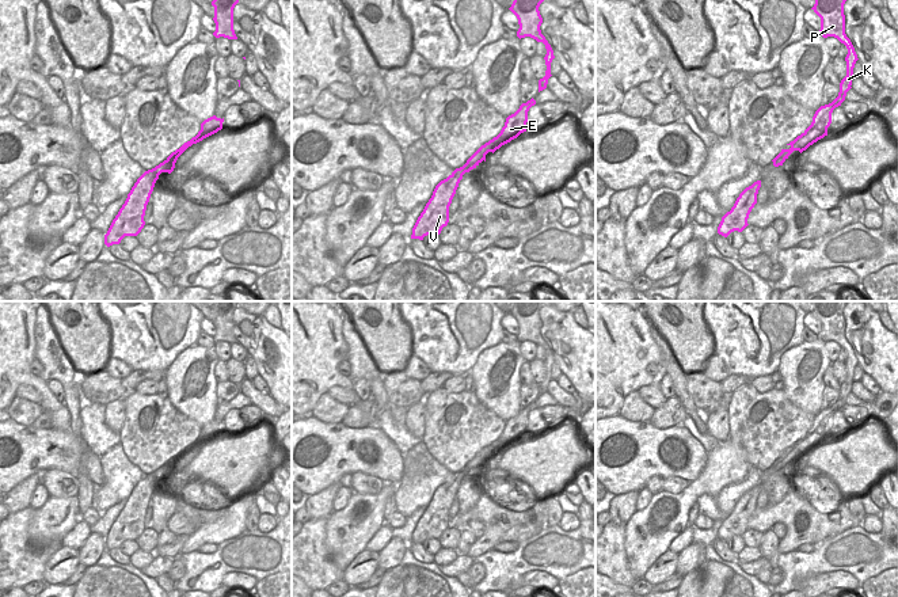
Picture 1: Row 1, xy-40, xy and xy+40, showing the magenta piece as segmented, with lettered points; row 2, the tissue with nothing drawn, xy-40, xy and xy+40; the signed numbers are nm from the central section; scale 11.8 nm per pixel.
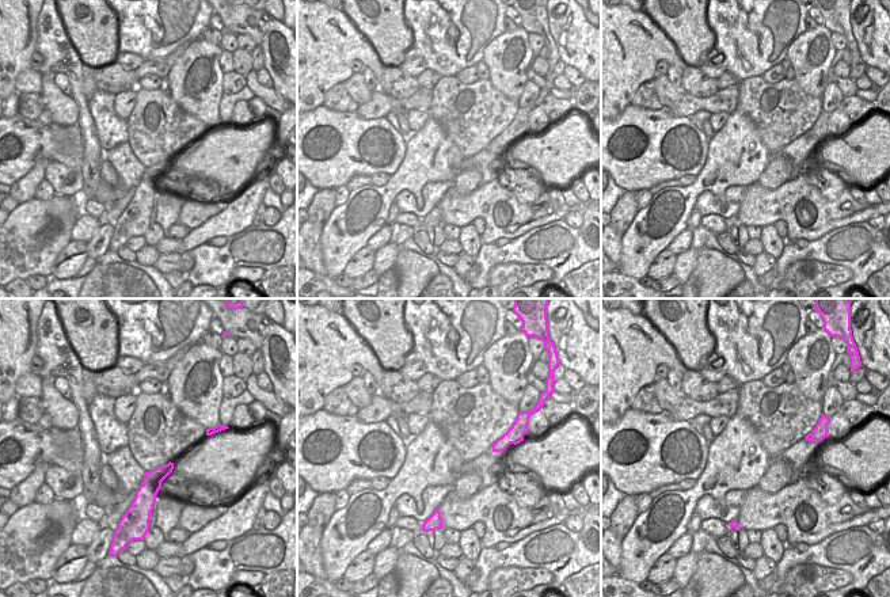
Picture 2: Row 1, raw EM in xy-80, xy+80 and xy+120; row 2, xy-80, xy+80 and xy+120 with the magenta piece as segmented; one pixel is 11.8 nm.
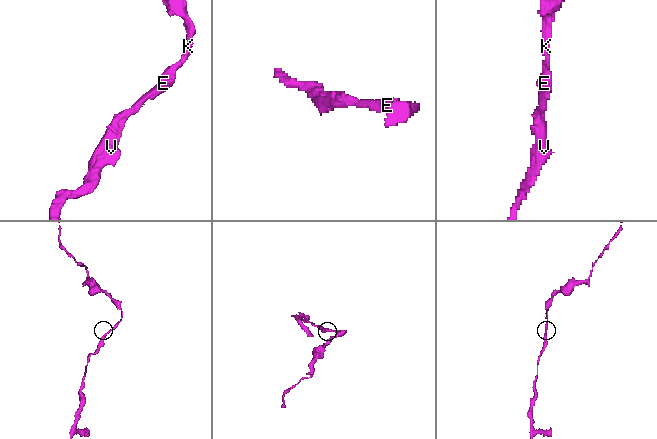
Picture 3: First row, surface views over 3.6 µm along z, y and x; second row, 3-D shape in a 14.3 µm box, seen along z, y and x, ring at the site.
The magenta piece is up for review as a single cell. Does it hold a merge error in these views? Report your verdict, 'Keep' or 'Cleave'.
Keep.

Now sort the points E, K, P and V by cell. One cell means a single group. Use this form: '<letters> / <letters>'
E K P V

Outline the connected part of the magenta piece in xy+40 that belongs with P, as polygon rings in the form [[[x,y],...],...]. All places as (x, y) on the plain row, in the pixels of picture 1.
[[[815,301],[815,308],[811,312],[821,322],[821,334],[818,336],[823,342],[837,342],[848,353],[848,358],[845,361],[846,380],[840,387],[838,400],[832,407],[821,410],[815,415],[811,429],[794,445],[787,448],[791,452],[781,453],[781,456],[772,464],[775,471],[783,469],[794,455],[799,455],[802,457],[810,449],[827,440],[827,431],[832,427],[833,414],[841,410],[845,404],[846,396],[852,392],[853,372],[859,362],[851,343],[845,338],[844,308],[846,303],[848,301]]]

